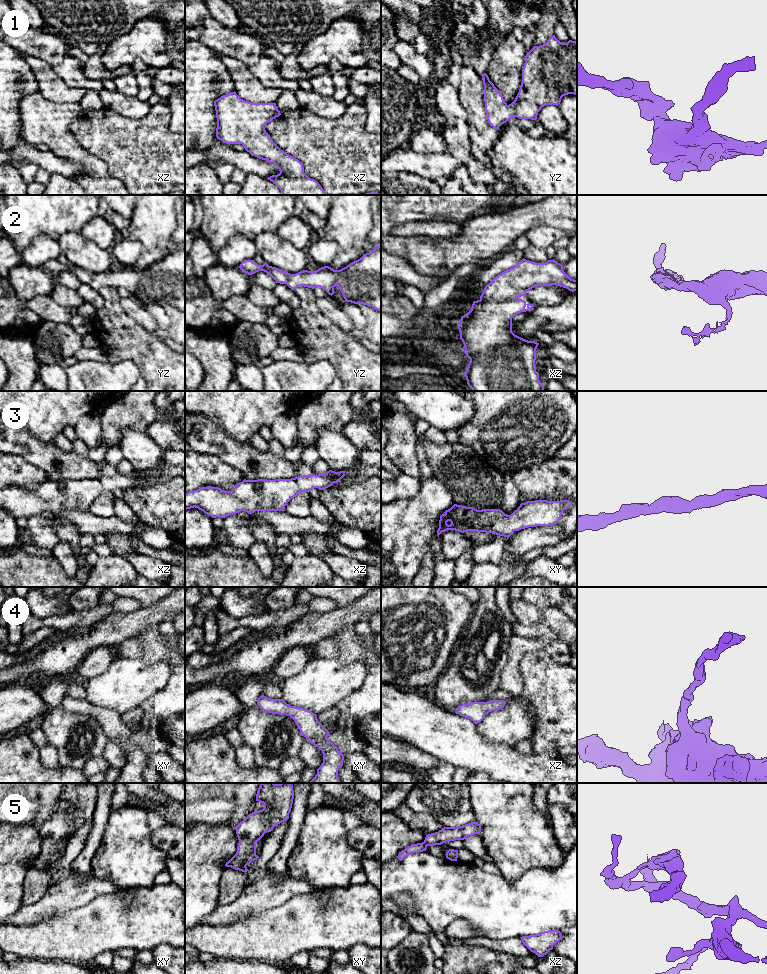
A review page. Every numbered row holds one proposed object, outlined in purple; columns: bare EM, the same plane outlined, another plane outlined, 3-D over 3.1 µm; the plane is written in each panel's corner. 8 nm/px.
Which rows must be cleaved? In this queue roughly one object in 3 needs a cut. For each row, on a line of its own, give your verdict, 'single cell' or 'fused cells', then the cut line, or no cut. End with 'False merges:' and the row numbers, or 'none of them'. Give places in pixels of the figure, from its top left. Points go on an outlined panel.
1: single cell; cut none
2: single cell; cut none
3: single cell; cut none
4: single cell; cut none
5: fused cells; cut xz (424, 841), (427, 845)
False merges: 5

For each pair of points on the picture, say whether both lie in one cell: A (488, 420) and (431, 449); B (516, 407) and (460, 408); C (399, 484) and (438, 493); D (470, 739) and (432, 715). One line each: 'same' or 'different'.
A: different
B: different
C: different
D: same

